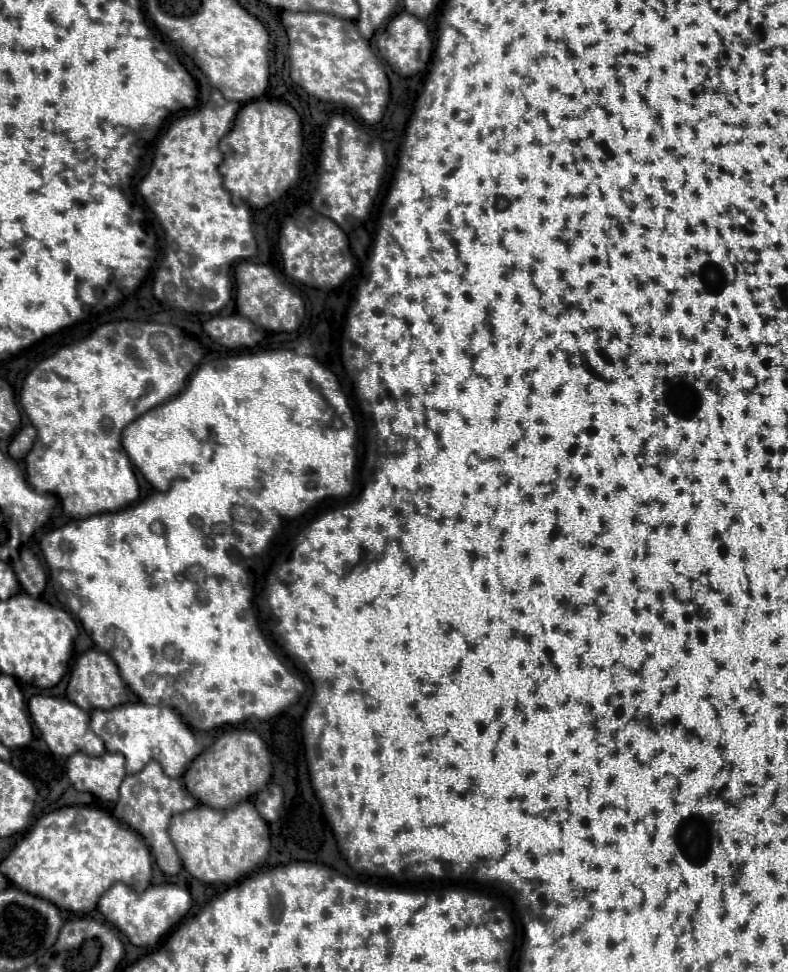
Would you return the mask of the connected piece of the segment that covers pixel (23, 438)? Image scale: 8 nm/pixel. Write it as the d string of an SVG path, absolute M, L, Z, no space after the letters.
M24 426L24 428L20 428L20 430L16 432L16 436L12 438L10 446L8 446L10 458L14 458L14 460L24 458L24 456L28 454L28 450L32 448L34 440L36 440L36 428L34 428L34 426Z

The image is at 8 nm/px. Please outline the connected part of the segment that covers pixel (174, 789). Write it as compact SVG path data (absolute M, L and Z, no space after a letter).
M150 760L148 766L132 776L126 776L120 786L120 798L112 808L112 816L126 822L132 830L136 830L144 842L148 844L156 864L166 874L176 874L180 870L180 858L176 854L176 848L172 846L172 840L168 836L168 822L172 814L186 812L194 808L198 802L188 794L180 778L170 778L162 772L160 764L156 760Z

